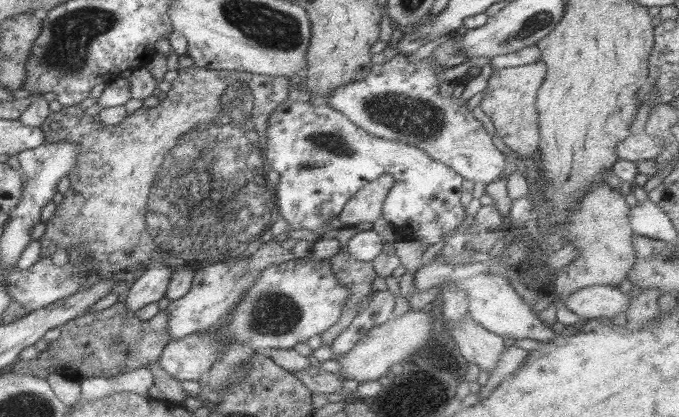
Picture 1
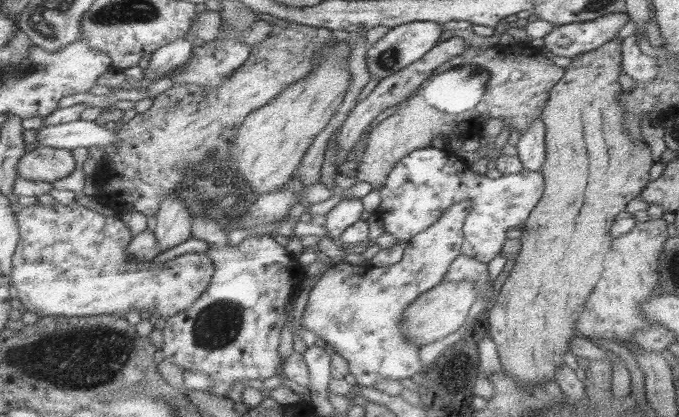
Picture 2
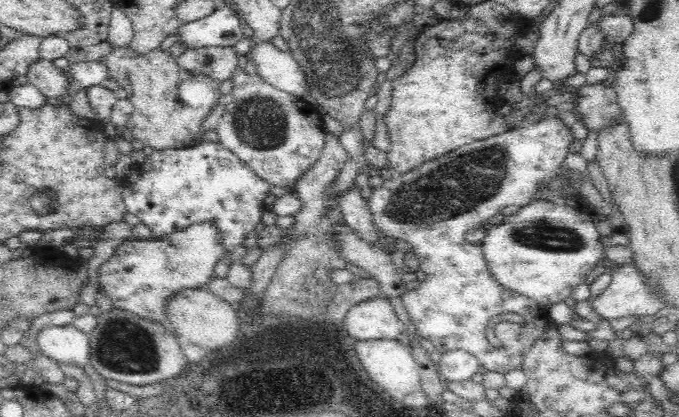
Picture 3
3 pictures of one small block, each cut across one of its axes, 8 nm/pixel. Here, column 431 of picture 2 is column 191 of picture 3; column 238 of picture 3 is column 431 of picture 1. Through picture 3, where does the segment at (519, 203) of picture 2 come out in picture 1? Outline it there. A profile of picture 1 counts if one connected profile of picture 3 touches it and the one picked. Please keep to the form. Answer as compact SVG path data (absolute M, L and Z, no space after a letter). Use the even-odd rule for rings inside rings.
M303 98L282 101L270 113L266 135L266 162L270 169L280 174L280 182L273 186L276 190L278 217L282 215L295 230L305 228L321 235L325 228L330 228L328 223L331 219L340 217L345 205L356 192L367 183L377 180L382 174L388 173L394 176L397 183L390 189L389 196L386 196L381 216L395 226L399 240L418 241L427 247L443 240L444 246L438 256L444 257L444 262L452 260L452 265L472 263L470 260L476 251L472 249L472 237L468 235L468 230L469 226L474 224L475 217L468 217L466 208L461 205L463 178L442 162L430 158L421 148L372 136L327 103L313 105Z

